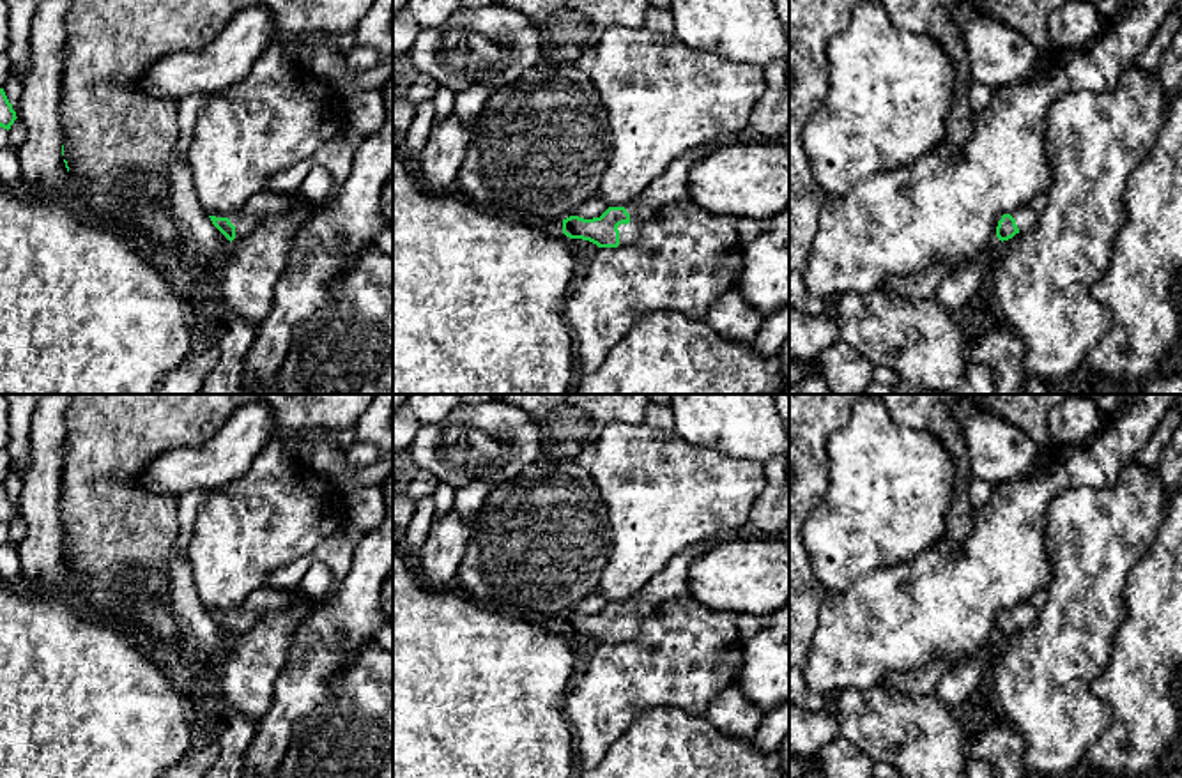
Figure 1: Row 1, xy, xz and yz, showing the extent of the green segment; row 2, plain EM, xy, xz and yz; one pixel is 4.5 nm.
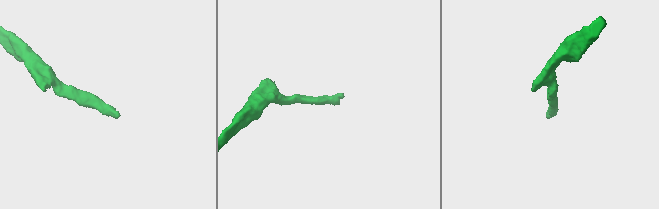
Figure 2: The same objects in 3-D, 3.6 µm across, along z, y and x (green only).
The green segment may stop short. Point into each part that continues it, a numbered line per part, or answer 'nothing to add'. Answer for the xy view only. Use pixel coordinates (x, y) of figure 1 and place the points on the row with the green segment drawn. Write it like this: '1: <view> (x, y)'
1: xy (264, 204)

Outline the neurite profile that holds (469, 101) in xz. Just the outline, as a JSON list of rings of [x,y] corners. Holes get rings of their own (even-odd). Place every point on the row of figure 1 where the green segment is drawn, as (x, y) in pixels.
[[[472,85],[455,94],[455,115],[467,129],[478,120],[488,97],[490,88],[485,85]]]

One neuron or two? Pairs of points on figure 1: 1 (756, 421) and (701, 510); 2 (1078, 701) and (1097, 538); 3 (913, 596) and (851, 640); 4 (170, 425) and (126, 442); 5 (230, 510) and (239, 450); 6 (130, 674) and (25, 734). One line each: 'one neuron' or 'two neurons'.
1: two neurons
2: one neuron
3: one neuron
4: one neuron
5: two neurons
6: one neuron

